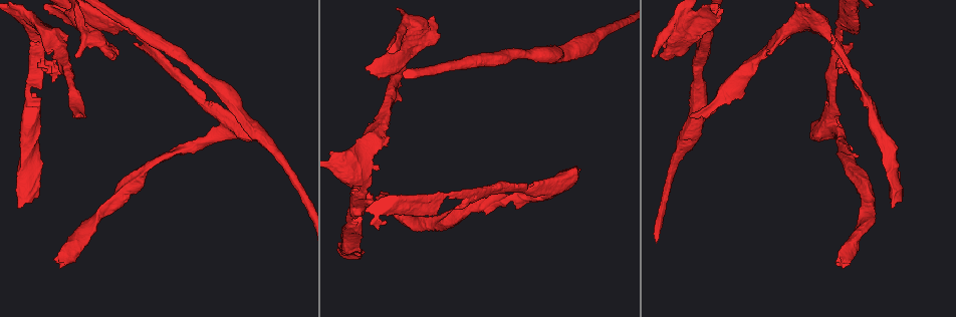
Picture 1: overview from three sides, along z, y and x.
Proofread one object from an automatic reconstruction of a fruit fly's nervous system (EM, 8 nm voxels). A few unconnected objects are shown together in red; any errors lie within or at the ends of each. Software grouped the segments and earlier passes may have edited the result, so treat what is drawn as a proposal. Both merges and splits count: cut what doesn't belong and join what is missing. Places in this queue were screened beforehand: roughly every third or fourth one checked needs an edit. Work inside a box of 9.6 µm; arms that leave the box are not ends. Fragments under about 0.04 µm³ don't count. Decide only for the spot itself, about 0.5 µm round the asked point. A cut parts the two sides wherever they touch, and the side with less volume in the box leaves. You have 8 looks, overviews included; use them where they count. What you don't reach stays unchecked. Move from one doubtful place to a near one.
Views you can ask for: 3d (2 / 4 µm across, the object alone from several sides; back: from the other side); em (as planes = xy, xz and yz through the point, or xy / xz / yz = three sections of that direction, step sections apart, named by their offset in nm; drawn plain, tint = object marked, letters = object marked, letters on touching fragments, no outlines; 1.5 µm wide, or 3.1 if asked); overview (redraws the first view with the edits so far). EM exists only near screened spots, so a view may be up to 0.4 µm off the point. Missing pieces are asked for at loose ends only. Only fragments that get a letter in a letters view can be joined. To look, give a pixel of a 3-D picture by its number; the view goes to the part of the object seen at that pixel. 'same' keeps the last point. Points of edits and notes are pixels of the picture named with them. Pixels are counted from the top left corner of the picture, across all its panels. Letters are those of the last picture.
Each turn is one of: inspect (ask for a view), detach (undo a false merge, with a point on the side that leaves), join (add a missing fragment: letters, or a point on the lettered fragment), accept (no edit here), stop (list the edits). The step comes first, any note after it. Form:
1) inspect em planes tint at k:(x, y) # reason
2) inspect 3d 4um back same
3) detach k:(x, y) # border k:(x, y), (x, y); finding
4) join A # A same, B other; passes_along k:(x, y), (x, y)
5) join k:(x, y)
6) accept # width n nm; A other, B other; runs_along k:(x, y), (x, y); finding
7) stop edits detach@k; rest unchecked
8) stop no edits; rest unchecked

inspect 3d 4um at 1:(549, 187) # sudden change in width

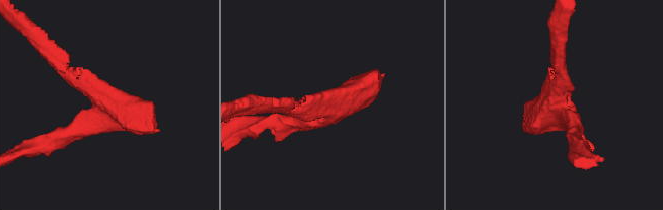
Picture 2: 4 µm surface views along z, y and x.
inspect em yz step 4 tint at 2:(106, 104) # arms 3; arm_widths 280, 300, 480 nm

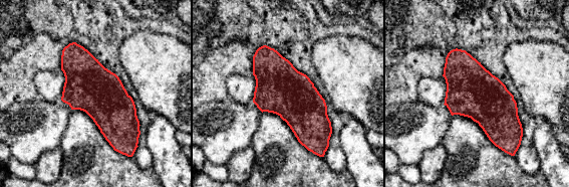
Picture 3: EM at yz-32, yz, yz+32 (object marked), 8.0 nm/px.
inspect em planes letters same

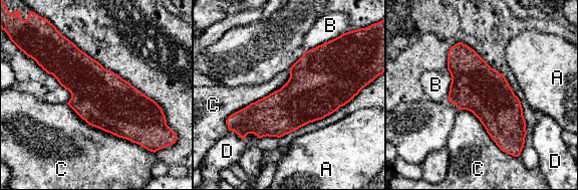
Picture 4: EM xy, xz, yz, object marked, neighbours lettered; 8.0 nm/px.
accept # width 340 nm; longest_contact C 700 nm; A other, B other, C other, D other; all the same neuron

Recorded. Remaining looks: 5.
inspect em planes letters at 1:(809, 30) # an open end

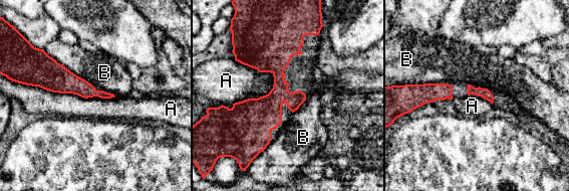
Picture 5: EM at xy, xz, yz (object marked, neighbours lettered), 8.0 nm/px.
accept # A other, B other; runs_along 5:(283, 35), (259, 148); none of them fits

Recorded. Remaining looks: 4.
inspect em yz step 4 tint at 1:(893, 207) # stops while still wide

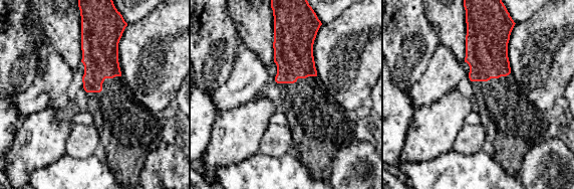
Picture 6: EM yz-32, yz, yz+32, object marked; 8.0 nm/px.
inspect em xz step 8 tint same

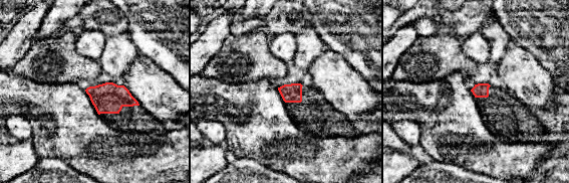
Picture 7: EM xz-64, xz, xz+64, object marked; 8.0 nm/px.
inspect em xz step 8 letters same

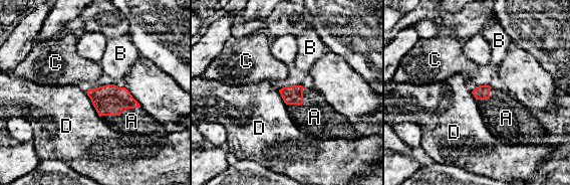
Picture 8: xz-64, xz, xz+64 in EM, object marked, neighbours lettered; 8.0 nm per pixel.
join 8:(131, 121) # longest_contact A 340 nm; A same, B other, C other, D other; the neuron continues

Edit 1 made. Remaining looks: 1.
stop edits join@8; rest unchecked

